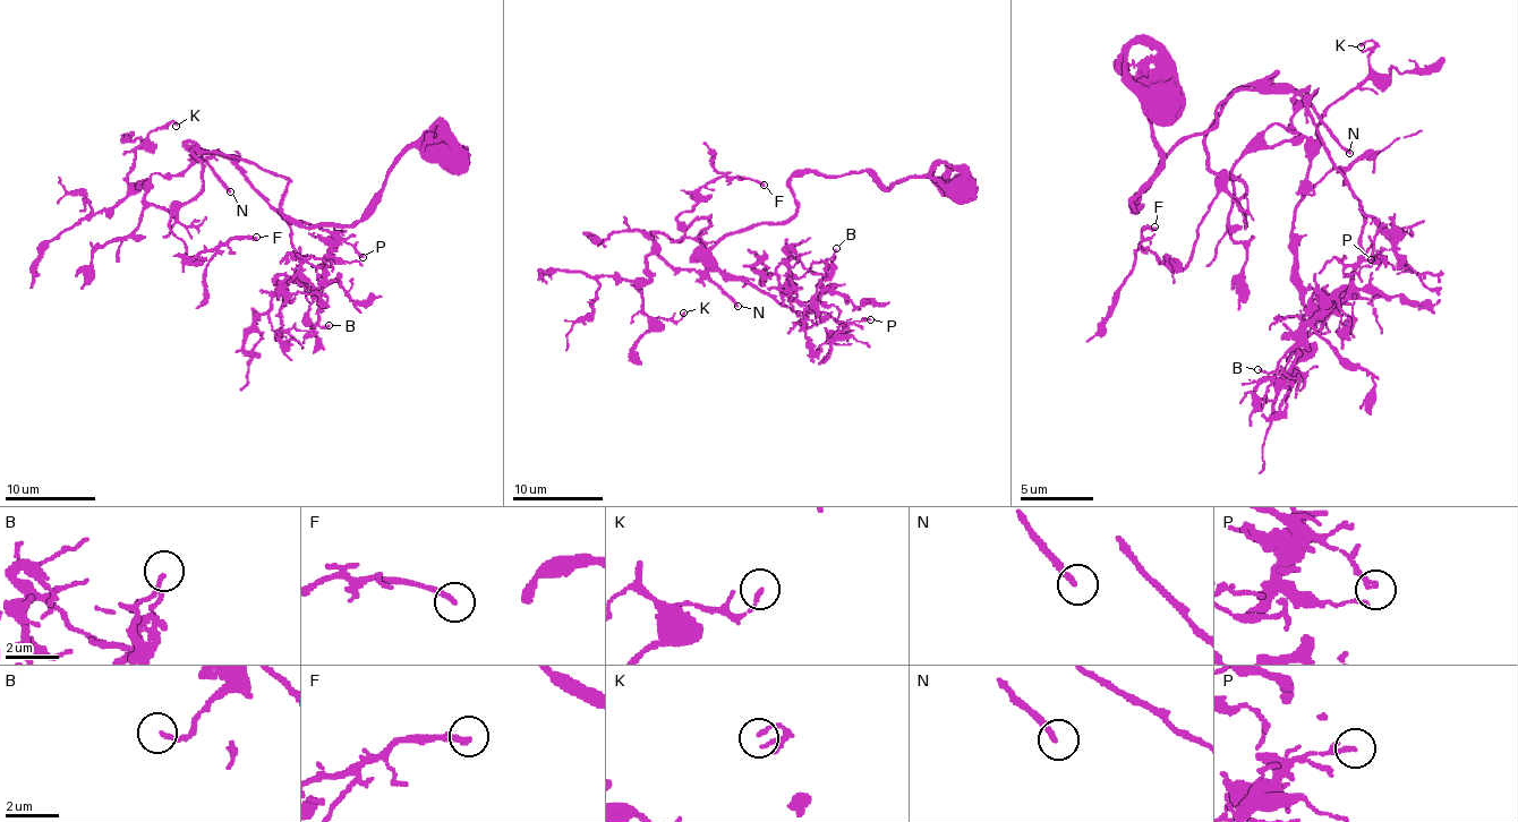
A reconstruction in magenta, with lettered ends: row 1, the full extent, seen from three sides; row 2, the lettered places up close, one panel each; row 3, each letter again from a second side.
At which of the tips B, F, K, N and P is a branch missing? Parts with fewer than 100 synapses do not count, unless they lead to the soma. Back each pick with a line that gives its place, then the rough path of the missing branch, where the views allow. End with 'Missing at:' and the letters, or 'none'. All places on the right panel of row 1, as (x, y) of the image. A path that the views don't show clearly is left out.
N: at (1349, 153); missing branch runs (1349, 153), (1382, 190), (1390, 256), (1353, 300), (1338, 340), (1341, 399), (1405, 451), (1430, 446)
Missing at: N

